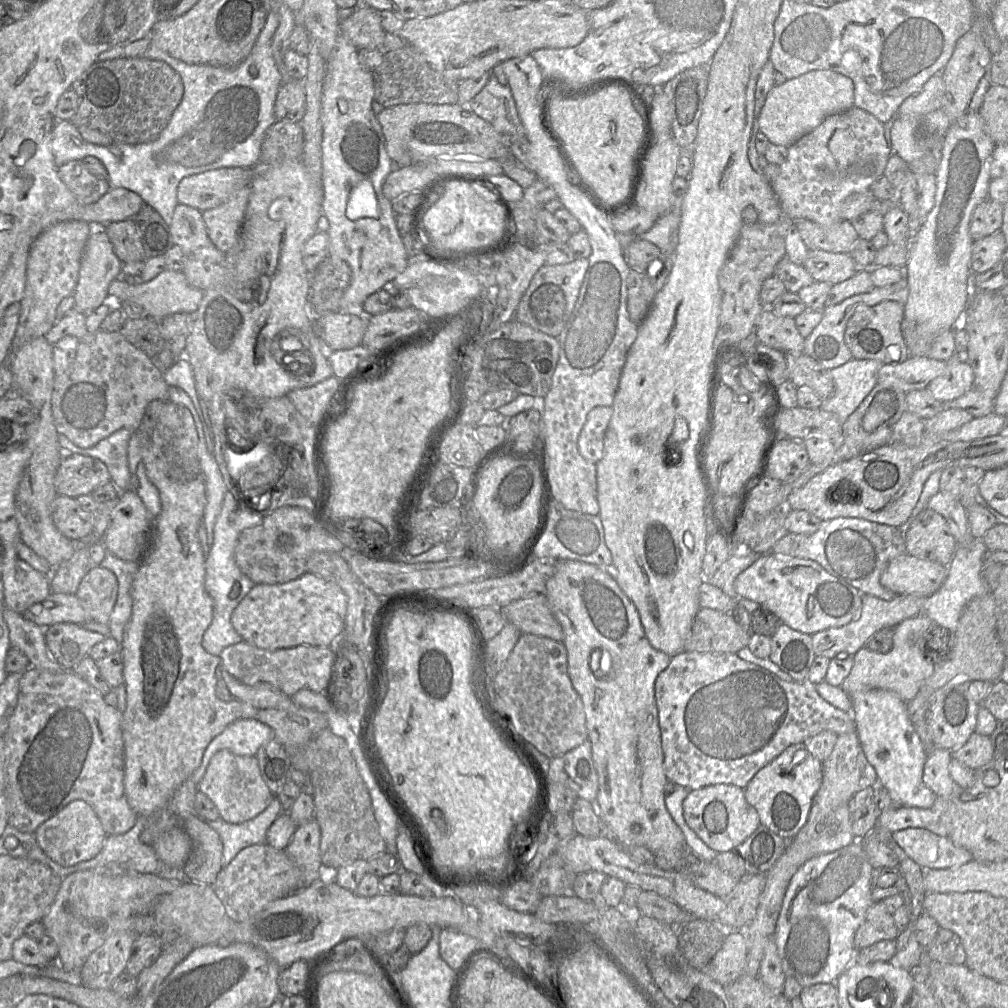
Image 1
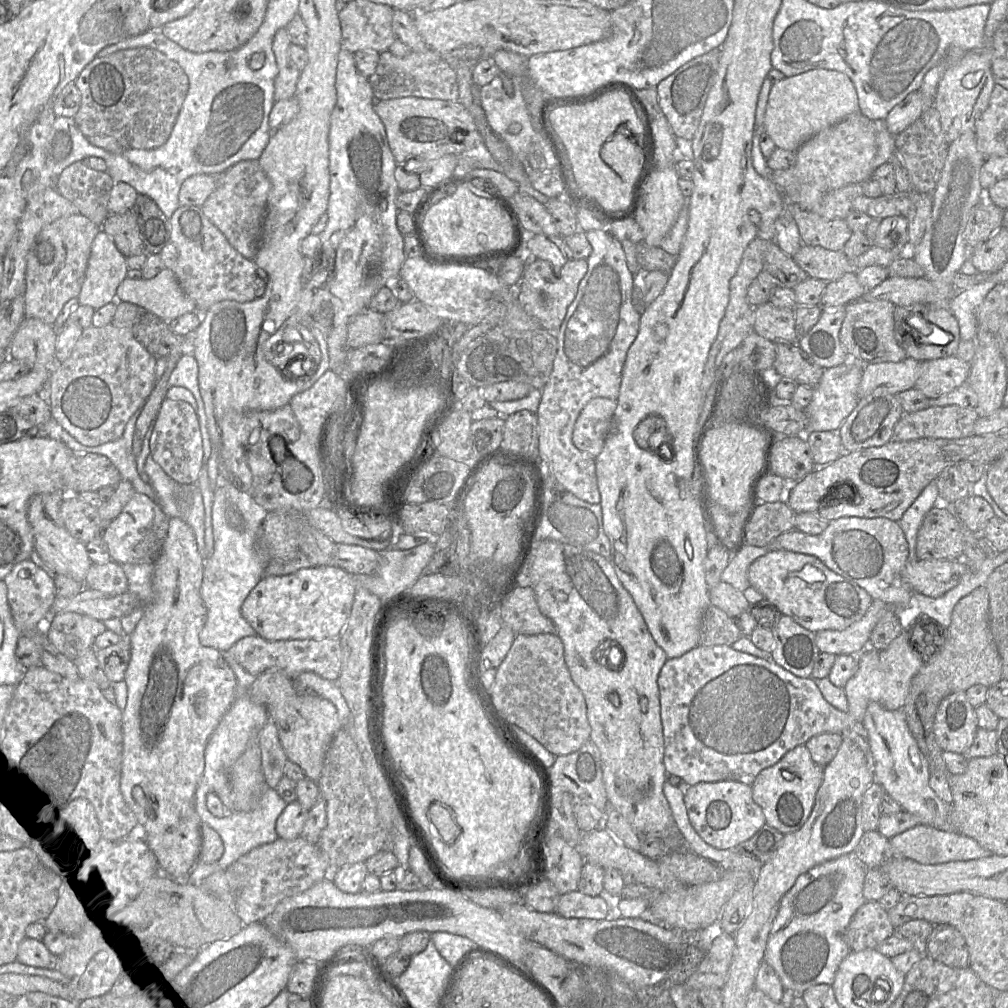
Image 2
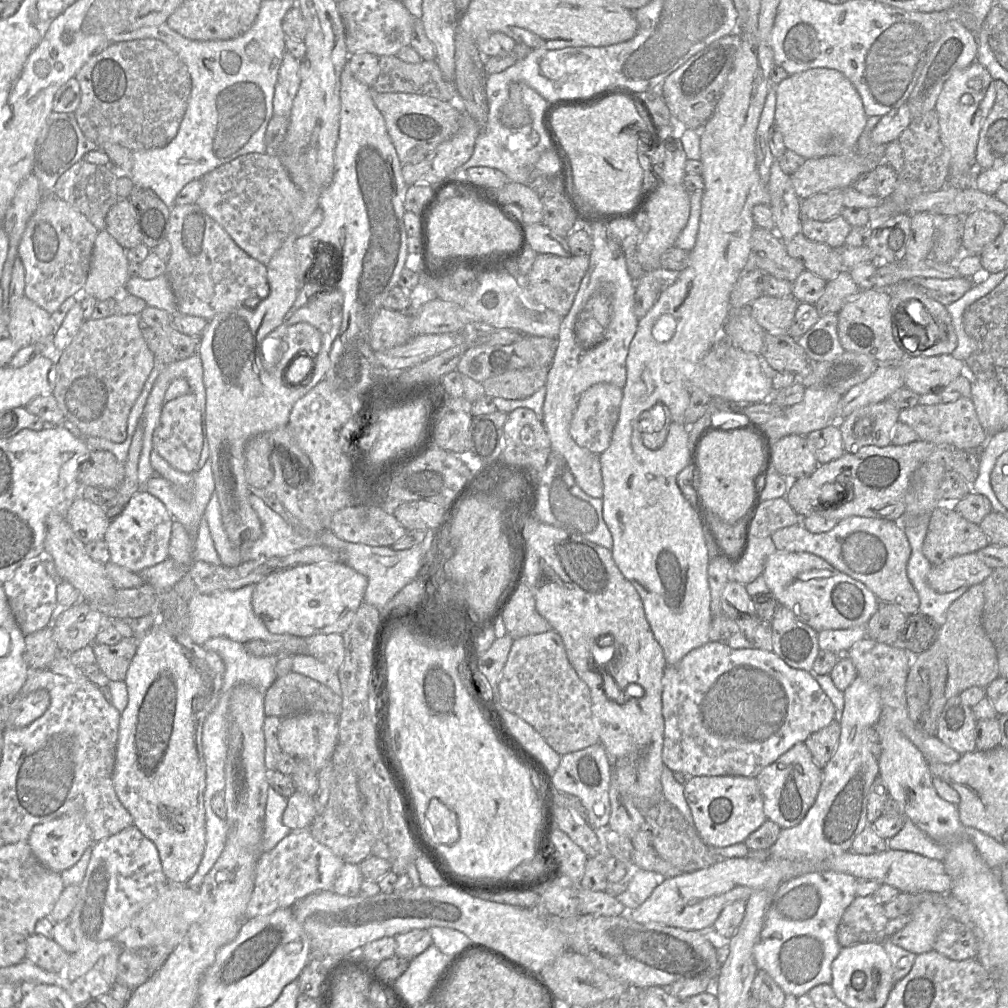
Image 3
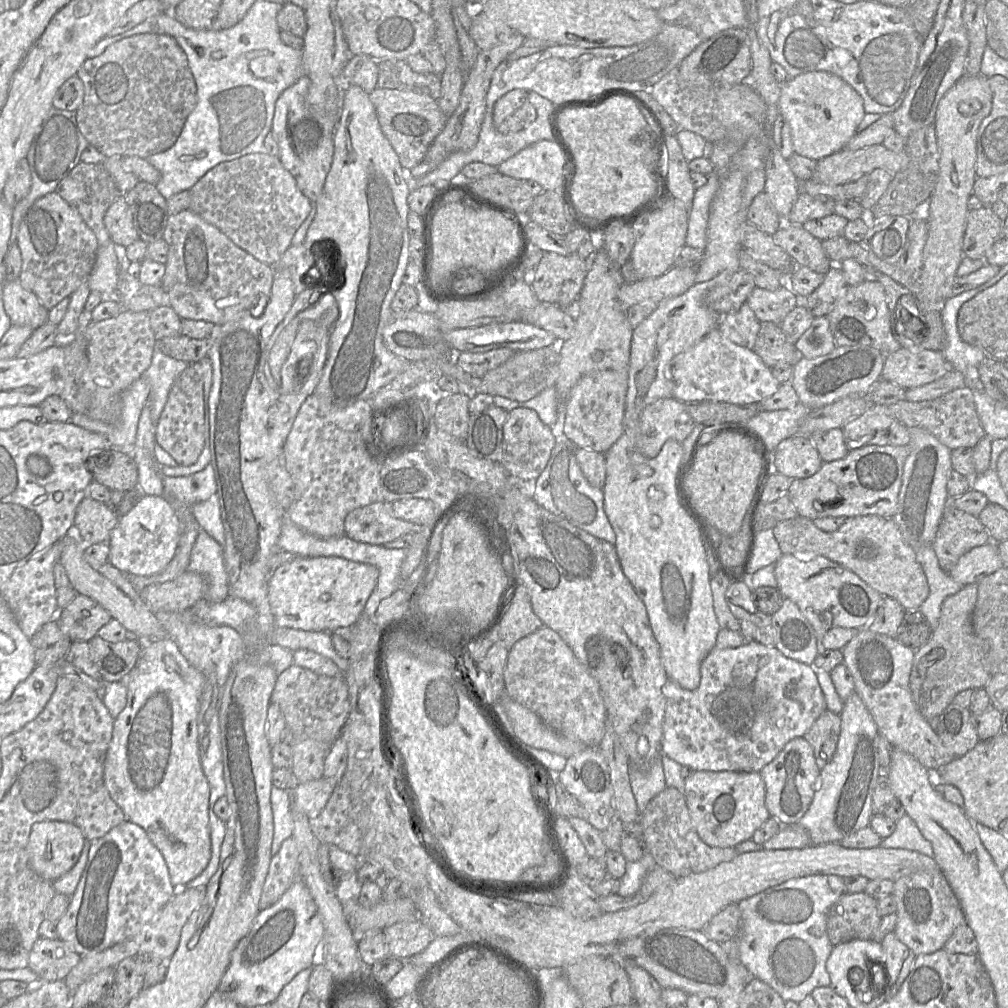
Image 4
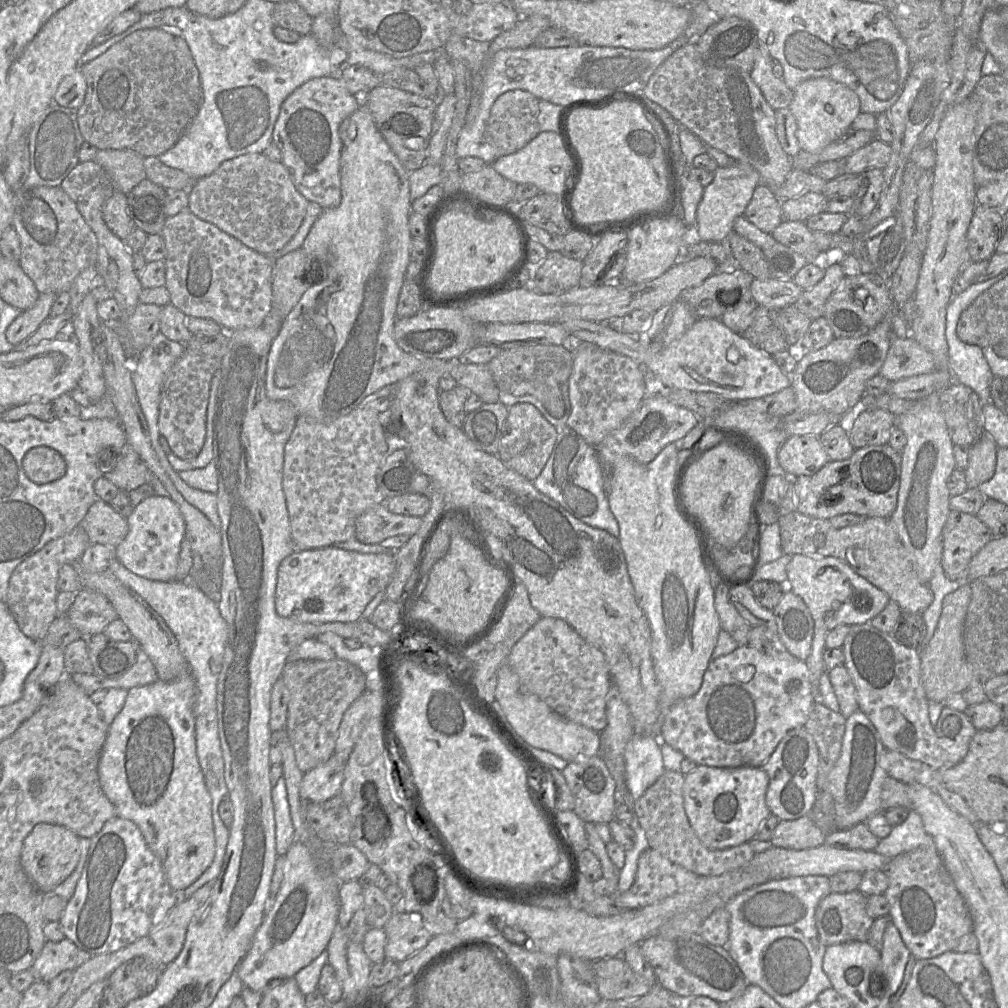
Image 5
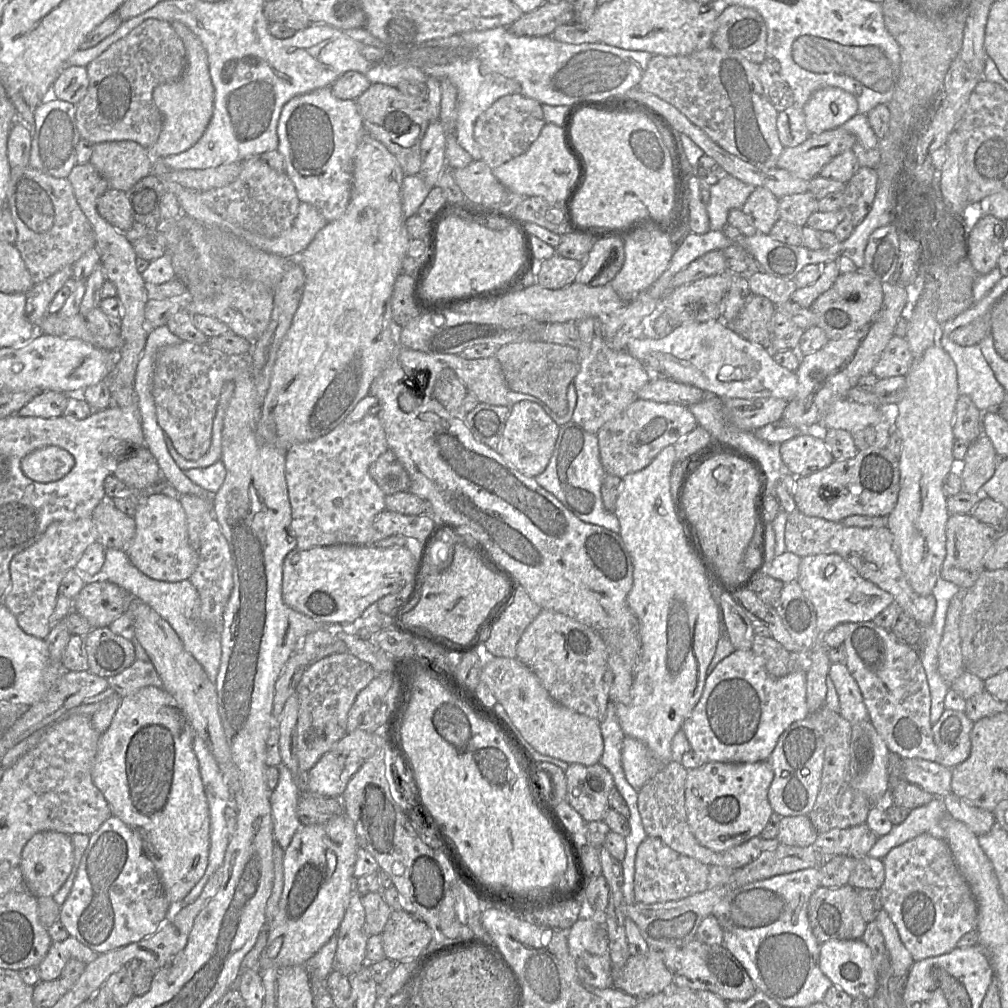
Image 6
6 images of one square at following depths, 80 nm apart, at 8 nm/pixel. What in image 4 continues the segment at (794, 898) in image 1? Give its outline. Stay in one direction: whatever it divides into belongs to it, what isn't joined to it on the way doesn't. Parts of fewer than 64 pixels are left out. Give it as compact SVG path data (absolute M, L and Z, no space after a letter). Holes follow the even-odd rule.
M815 874L789 879L741 900L739 957L752 977L768 984L784 1001L797 1003L815 988L830 987L826 961L834 946L827 935L827 914L844 893L844 877Z

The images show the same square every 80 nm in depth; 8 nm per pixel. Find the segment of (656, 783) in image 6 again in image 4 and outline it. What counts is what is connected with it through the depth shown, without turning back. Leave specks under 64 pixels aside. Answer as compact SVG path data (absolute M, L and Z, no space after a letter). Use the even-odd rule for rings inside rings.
M666 786L657 794L640 813L640 818L646 851L652 855L657 866L675 877L704 872L742 854L734 847L721 848L706 844L694 828L684 793L674 787Z

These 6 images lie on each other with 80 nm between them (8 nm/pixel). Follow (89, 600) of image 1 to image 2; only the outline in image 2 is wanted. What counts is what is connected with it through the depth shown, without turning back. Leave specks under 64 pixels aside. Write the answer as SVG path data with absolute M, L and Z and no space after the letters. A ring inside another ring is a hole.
M113 560L103 565L93 564L83 584L84 588L98 590L111 596L128 592L126 575L121 565Z

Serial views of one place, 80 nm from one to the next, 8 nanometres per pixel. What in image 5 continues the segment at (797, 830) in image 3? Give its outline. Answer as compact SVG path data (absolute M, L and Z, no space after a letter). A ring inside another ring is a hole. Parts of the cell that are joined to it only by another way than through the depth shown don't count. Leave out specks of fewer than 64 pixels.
M858 709L846 718L841 753L828 775L828 790L835 805L836 829L851 828L881 811L881 789L888 775L881 766L885 749L877 729L862 710Z

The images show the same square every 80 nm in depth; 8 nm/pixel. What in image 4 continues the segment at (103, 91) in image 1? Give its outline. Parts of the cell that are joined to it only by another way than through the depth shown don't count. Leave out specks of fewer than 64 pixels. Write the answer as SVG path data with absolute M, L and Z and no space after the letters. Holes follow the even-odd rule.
M139 34L115 42L114 44L108 46L101 55L94 58L87 58L79 68L76 75L81 79L84 85L83 102L80 108L76 111L78 127L89 144L94 146L106 157L138 156L146 159L153 154L157 154L171 148L177 141L187 117L193 111L197 103L197 88L194 77L189 68L187 56L176 40L168 35Z

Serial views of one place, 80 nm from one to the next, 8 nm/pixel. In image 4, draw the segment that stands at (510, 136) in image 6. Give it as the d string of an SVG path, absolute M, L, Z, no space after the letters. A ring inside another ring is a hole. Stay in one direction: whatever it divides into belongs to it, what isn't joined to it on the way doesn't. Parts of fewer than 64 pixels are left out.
M513 89L498 99L493 110L493 124L501 134L511 134L530 126L537 113L522 89Z

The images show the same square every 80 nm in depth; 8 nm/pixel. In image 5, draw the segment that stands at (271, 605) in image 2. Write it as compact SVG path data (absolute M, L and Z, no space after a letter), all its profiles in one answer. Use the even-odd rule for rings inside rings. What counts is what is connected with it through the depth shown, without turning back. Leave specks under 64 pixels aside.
M337 547L297 550L286 557L278 568L275 609L279 616L305 623L356 622L374 596L386 589L396 568L390 553L363 554Z

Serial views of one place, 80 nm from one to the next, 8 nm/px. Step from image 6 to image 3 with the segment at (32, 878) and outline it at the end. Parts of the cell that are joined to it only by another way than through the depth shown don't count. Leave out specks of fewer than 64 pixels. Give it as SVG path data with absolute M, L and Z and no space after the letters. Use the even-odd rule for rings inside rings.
M76 812L69 815L64 815L51 821L37 824L32 828L28 844L35 855L35 857L49 869L61 873L71 867L73 867L82 857L85 850L92 846L93 834L89 827L86 818L82 812Z

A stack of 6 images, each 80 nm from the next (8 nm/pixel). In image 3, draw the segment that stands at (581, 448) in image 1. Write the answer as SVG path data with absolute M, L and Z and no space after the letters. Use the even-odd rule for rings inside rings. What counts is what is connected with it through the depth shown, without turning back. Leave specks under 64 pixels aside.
M605 382L594 384L582 393L570 424L570 434L578 446L598 455L608 448L619 418L622 397L623 388Z

